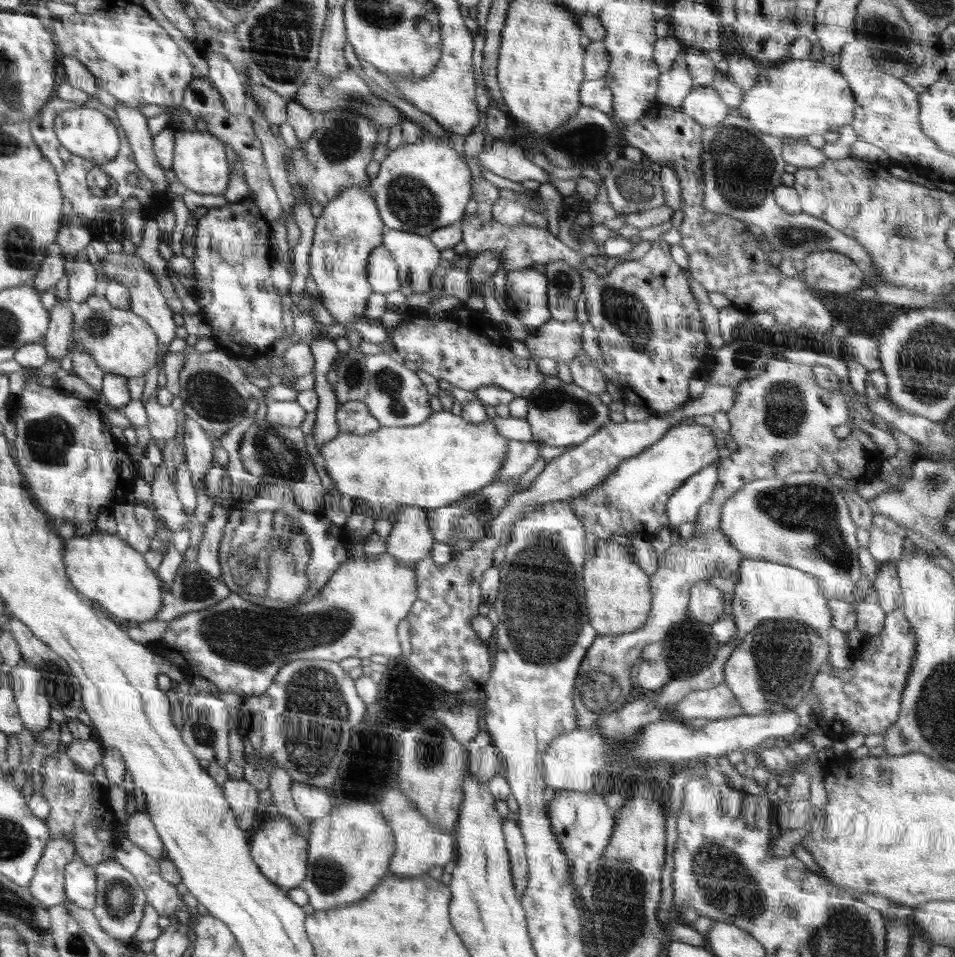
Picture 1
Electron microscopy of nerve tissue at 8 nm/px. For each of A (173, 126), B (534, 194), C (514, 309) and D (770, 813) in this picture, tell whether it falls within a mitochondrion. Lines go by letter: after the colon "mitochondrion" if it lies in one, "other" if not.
A: other
B: other
C: other
D: other

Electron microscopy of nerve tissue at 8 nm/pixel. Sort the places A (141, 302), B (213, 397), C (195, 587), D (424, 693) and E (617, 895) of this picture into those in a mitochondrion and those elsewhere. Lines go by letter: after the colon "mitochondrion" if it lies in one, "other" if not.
A: other
B: mitochondrion
C: mitochondrion
D: other
E: mitochondrion

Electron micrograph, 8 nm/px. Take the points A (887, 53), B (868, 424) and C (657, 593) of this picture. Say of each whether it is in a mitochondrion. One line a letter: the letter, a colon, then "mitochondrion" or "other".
A: mitochondrion
B: other
C: other

